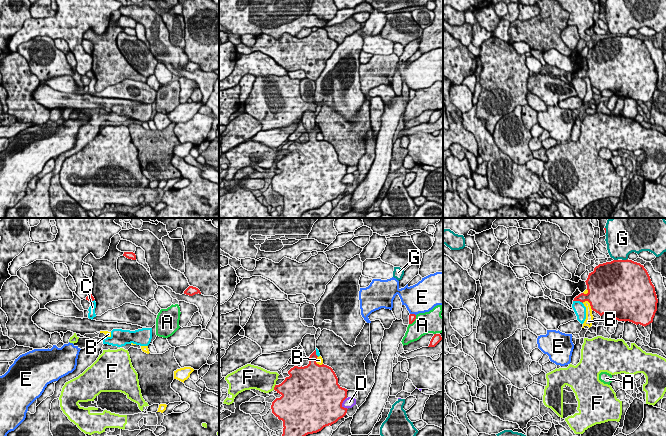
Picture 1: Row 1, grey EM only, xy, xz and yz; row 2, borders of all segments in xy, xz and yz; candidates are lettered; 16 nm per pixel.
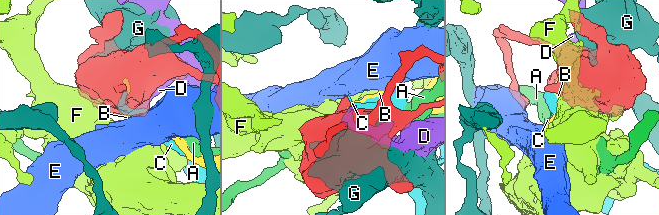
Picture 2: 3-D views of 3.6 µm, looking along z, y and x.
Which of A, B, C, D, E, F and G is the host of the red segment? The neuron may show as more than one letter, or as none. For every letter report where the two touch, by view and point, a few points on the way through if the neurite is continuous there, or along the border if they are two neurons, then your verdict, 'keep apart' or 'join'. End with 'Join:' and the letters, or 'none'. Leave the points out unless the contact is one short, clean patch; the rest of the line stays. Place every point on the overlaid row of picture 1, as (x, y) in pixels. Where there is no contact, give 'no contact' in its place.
A: contact xz (414, 320); keep apart
B: contact yz (589, 302); border yz (582, 302), (587, 301), (592, 309); keep apart
C: contact yz (578, 300); border yz (573, 300), (579, 300), (582, 303); keep apart
D: contact xz (341, 404); keep apart
E: contact xz (413, 314); keep apart
F: contact xz (274, 387); join
G: contact yz (624, 260); keep apart
Join: F

